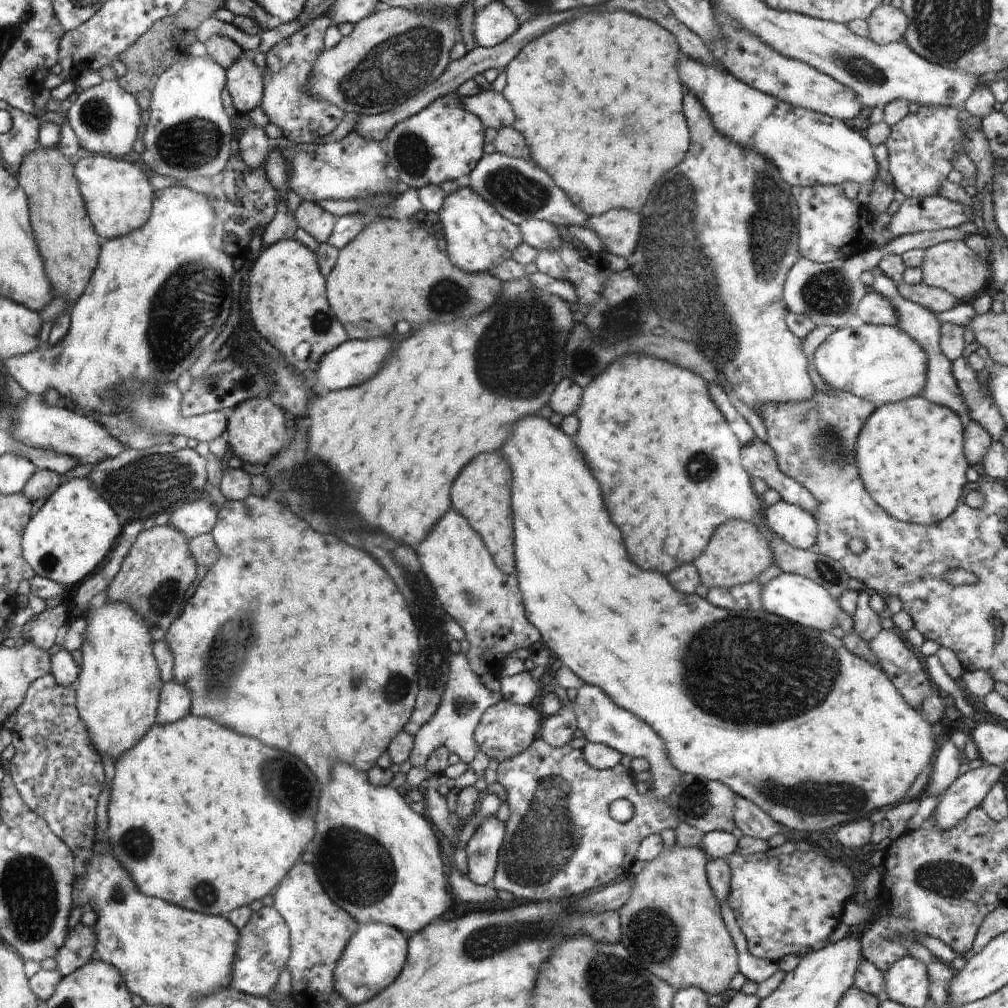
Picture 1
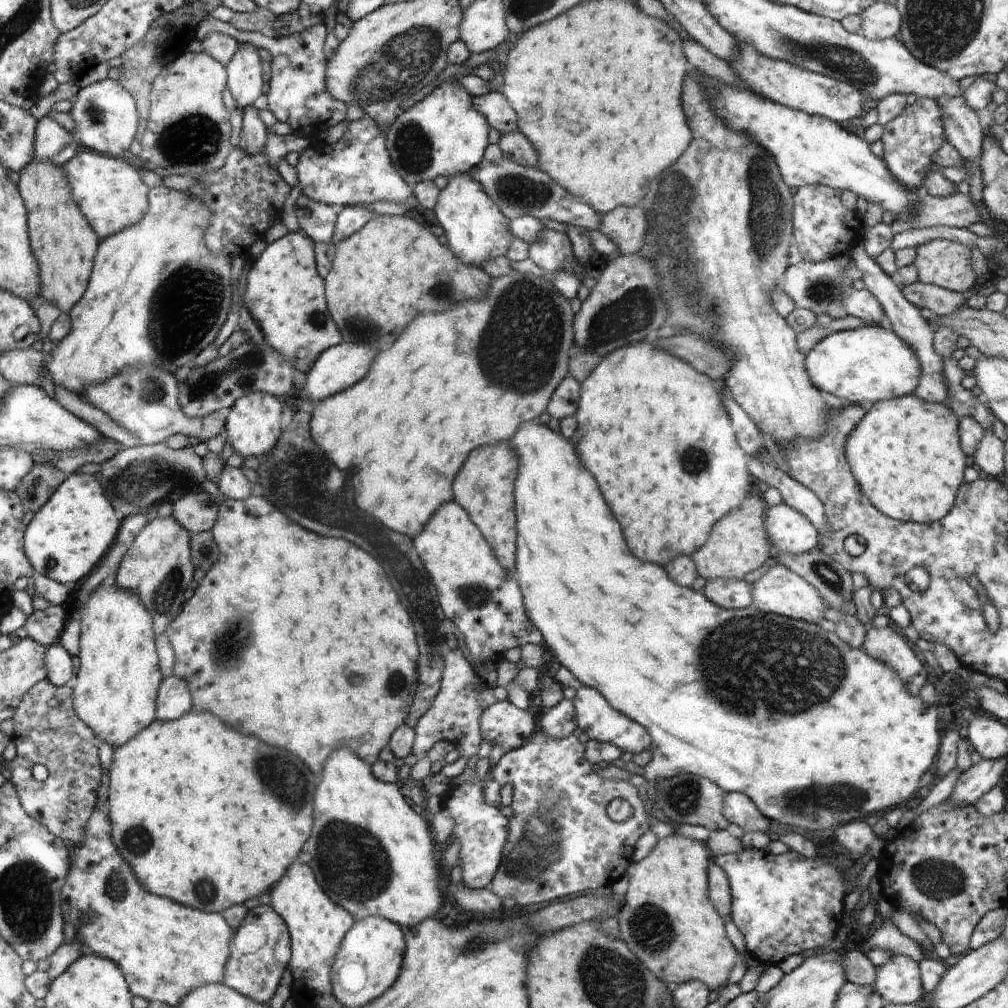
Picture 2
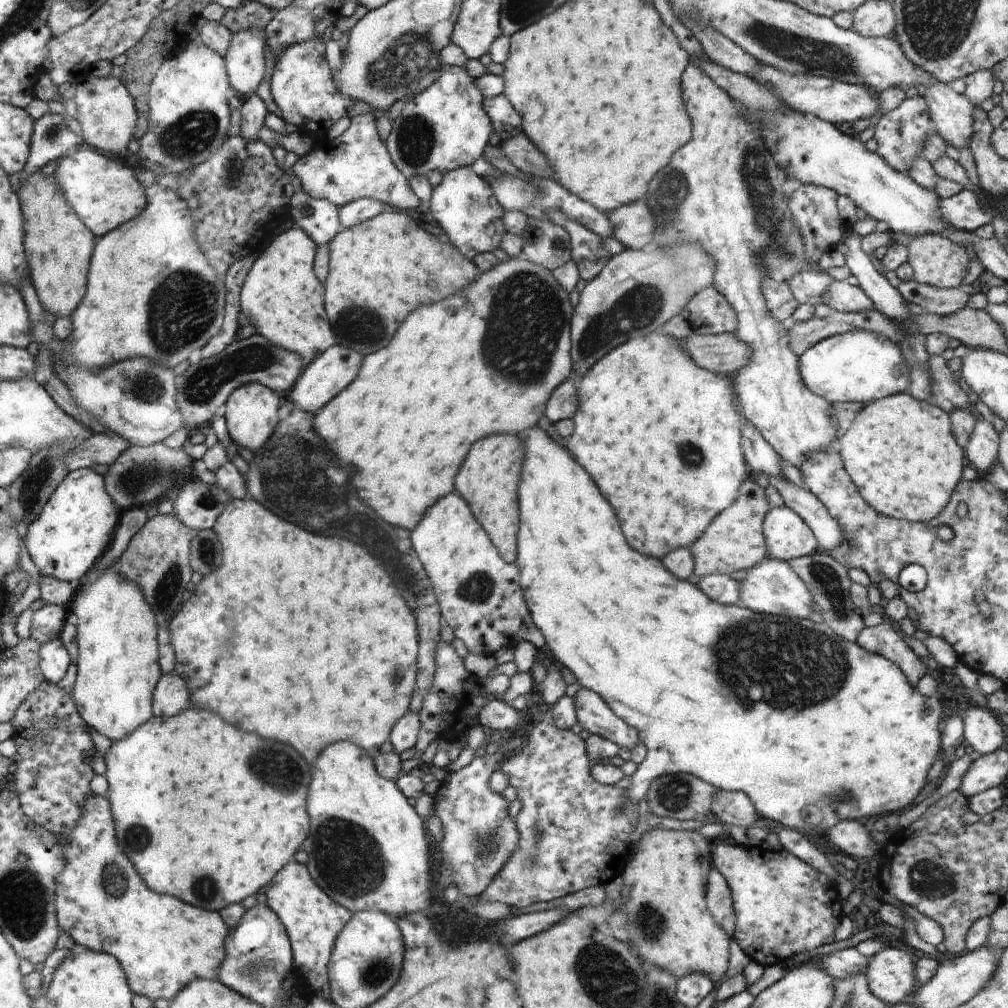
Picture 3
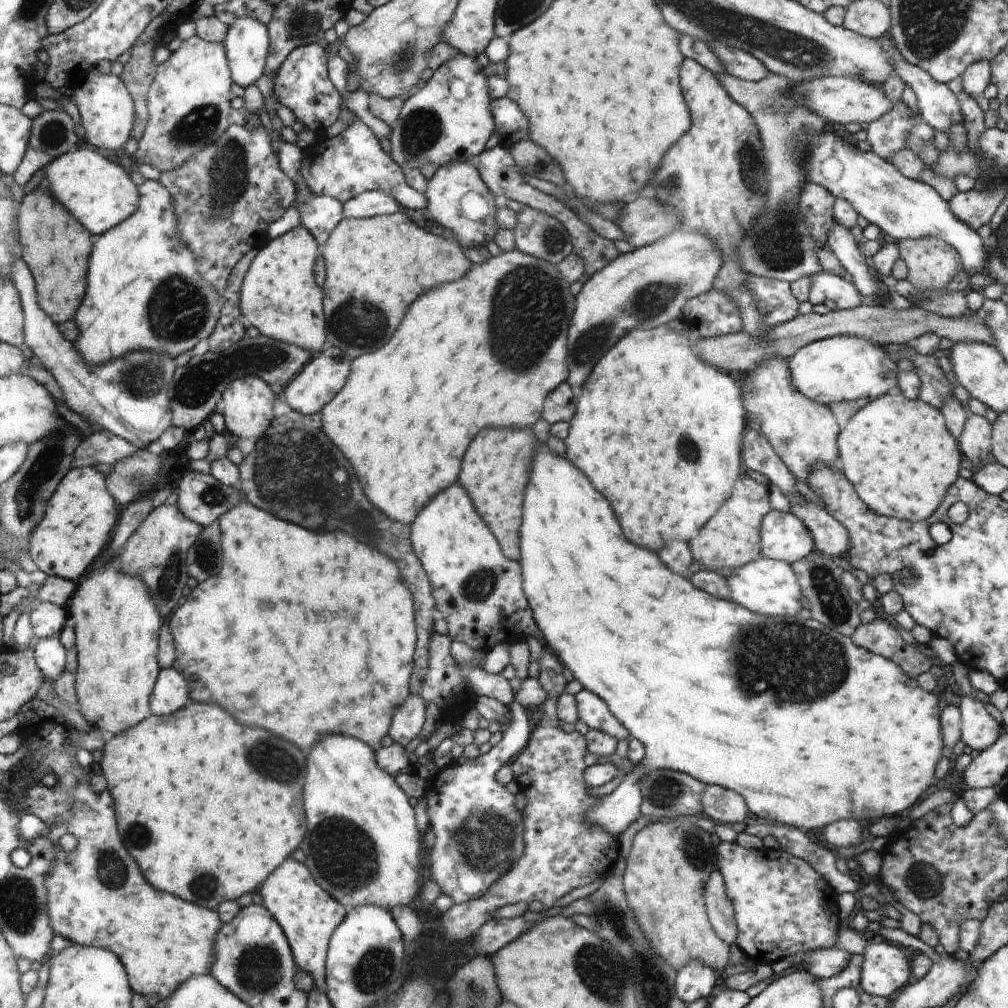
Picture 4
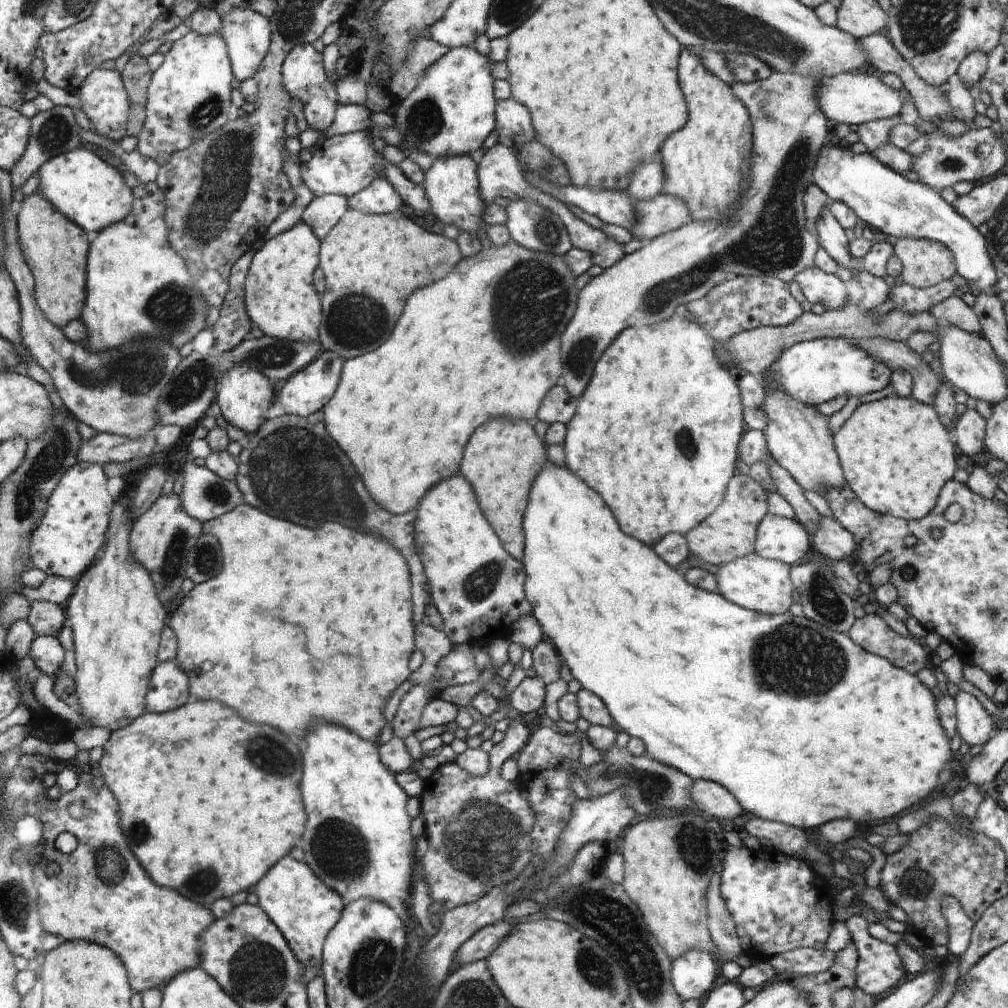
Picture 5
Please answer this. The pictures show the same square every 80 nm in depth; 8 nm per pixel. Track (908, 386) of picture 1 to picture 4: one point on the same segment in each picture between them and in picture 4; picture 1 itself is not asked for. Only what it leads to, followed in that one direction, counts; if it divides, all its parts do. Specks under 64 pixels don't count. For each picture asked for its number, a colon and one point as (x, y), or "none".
2: (865, 365)
3: (860, 366)
4: (838, 368)

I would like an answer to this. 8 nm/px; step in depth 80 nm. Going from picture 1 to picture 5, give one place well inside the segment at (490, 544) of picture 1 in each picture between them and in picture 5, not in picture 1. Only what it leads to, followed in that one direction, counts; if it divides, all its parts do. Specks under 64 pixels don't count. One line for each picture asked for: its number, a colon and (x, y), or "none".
2: (484, 488)
3: (488, 480)
4: (495, 470)
5: (502, 459)

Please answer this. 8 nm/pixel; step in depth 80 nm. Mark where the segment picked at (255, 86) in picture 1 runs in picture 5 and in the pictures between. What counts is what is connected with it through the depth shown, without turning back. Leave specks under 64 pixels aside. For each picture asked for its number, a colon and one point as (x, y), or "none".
2: (245, 72)
3: (245, 56)
4: (247, 41)
5: (248, 34)

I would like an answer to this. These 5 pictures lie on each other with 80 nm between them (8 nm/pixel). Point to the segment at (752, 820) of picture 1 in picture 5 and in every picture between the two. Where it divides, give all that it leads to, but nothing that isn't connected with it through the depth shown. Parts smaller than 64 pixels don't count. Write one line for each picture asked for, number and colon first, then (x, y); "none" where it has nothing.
2: (738, 809)
3: (735, 807)
4: (722, 805)
5: (713, 800)

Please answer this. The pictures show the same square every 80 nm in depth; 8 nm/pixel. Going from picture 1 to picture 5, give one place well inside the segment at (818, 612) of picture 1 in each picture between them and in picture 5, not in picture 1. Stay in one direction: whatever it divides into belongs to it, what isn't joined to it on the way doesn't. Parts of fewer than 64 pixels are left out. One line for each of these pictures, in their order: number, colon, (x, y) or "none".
2: (779, 591)
3: (772, 587)
4: (770, 587)
5: (763, 585)

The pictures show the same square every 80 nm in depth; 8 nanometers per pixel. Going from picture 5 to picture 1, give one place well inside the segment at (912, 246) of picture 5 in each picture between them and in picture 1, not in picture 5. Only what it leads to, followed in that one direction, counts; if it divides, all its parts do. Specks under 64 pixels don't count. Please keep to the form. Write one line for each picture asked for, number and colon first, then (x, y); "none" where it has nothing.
1: (952, 266)
2: (946, 264)
3: (936, 261)
4: (932, 263)

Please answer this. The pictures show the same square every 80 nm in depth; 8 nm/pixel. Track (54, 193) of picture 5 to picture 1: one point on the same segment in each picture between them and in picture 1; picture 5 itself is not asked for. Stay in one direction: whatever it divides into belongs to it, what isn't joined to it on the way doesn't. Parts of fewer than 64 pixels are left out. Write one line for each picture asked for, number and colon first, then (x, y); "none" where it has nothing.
1: (119, 199)
2: (110, 191)
3: (104, 193)
4: (99, 193)

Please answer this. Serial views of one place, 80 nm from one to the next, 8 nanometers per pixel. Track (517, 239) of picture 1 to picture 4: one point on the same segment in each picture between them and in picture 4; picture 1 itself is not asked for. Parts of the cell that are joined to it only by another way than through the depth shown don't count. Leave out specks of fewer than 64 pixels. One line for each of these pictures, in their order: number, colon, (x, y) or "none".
2: (476, 230)
3: (463, 204)
4: (473, 226)

